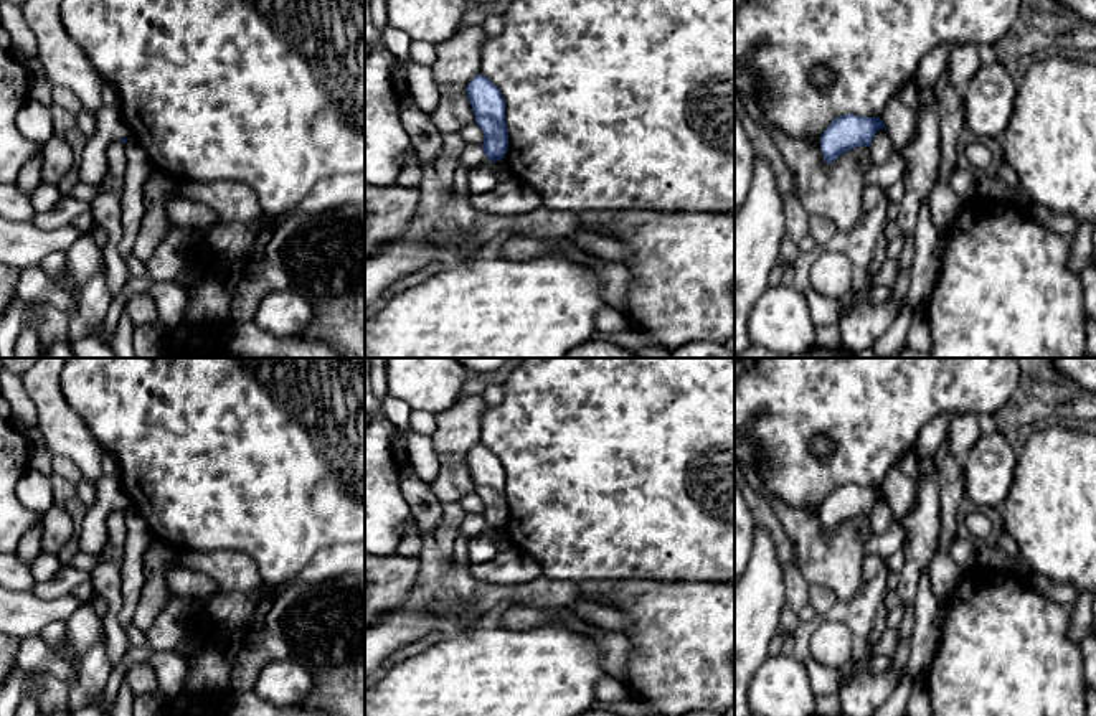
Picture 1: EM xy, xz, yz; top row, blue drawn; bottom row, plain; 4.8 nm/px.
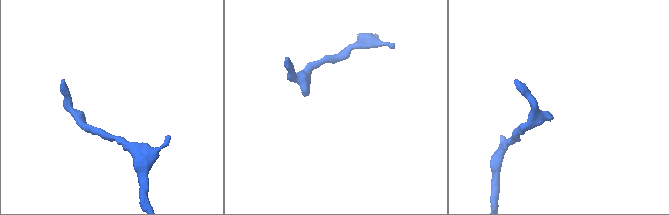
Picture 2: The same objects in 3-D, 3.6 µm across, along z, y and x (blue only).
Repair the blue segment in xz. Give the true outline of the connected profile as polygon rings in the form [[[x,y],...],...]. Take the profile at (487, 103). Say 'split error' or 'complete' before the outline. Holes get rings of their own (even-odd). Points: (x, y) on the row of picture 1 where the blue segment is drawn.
complete; [[[477,74],[467,84],[465,91],[475,115],[475,124],[484,132],[482,150],[490,162],[498,162],[508,150],[505,99],[500,89],[482,74]]]

